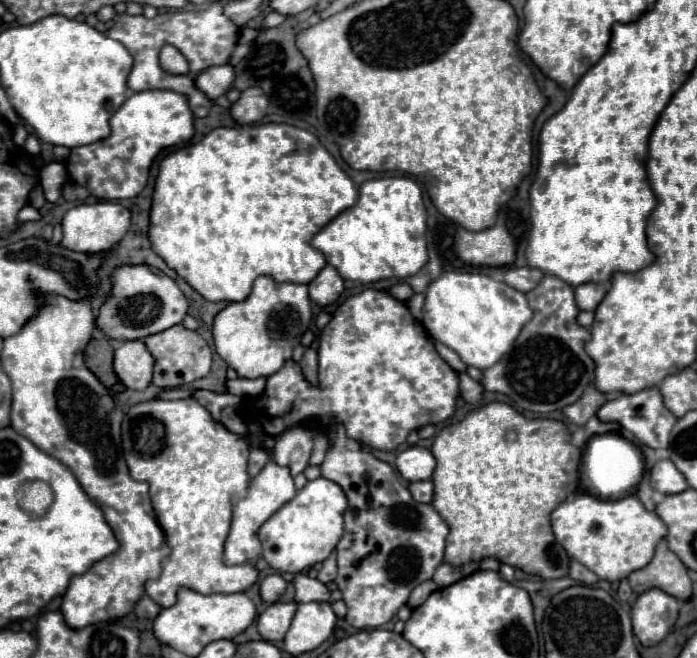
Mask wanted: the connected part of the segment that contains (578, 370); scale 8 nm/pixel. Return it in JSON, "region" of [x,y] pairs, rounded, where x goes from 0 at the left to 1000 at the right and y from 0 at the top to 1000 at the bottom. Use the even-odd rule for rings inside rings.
{"region":[[[779,419],[776,432],[756,444],[765,483],[747,502],[739,517],[736,535],[725,538],[707,559],[693,562],[690,587],[702,596],[719,596],[730,602],[742,620],[768,629],[788,629],[825,614],[839,590],[851,584],[854,553],[839,535],[839,520],[848,505],[828,492],[831,468],[825,462],[825,441],[796,419]]]}

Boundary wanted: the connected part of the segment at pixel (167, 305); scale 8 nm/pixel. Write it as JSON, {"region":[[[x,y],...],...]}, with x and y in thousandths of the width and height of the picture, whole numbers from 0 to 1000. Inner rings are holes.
{"region":[[[176,401],[159,413],[159,444],[136,486],[151,514],[179,520],[205,517],[257,492],[268,477],[268,453],[248,422],[211,401]]]}

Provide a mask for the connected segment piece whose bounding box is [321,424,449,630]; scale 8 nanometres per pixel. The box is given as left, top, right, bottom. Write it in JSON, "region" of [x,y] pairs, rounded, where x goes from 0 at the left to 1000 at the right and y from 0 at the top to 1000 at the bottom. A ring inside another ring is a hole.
{"region":[[[492,644],[481,647],[481,669],[466,690],[461,720],[484,733],[501,757],[495,812],[484,827],[486,872],[481,878],[498,918],[495,942],[512,957],[549,951],[584,915],[590,897],[636,857],[644,799],[618,766],[595,763],[567,714],[504,669]]]}

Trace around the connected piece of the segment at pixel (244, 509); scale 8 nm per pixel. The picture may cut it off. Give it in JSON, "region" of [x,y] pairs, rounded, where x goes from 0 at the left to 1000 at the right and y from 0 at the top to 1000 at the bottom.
{"region":[[[386,699],[380,705],[380,711],[374,711],[374,717],[360,726],[354,754],[334,766],[334,793],[331,793],[329,818],[323,824],[323,857],[349,857],[354,851],[366,851],[374,845],[377,836],[374,836],[374,824],[369,818],[369,805],[389,781],[395,781],[409,763],[415,763],[423,754],[423,748],[426,745],[423,745],[420,726],[415,720],[415,711],[400,708],[392,699]]]}

